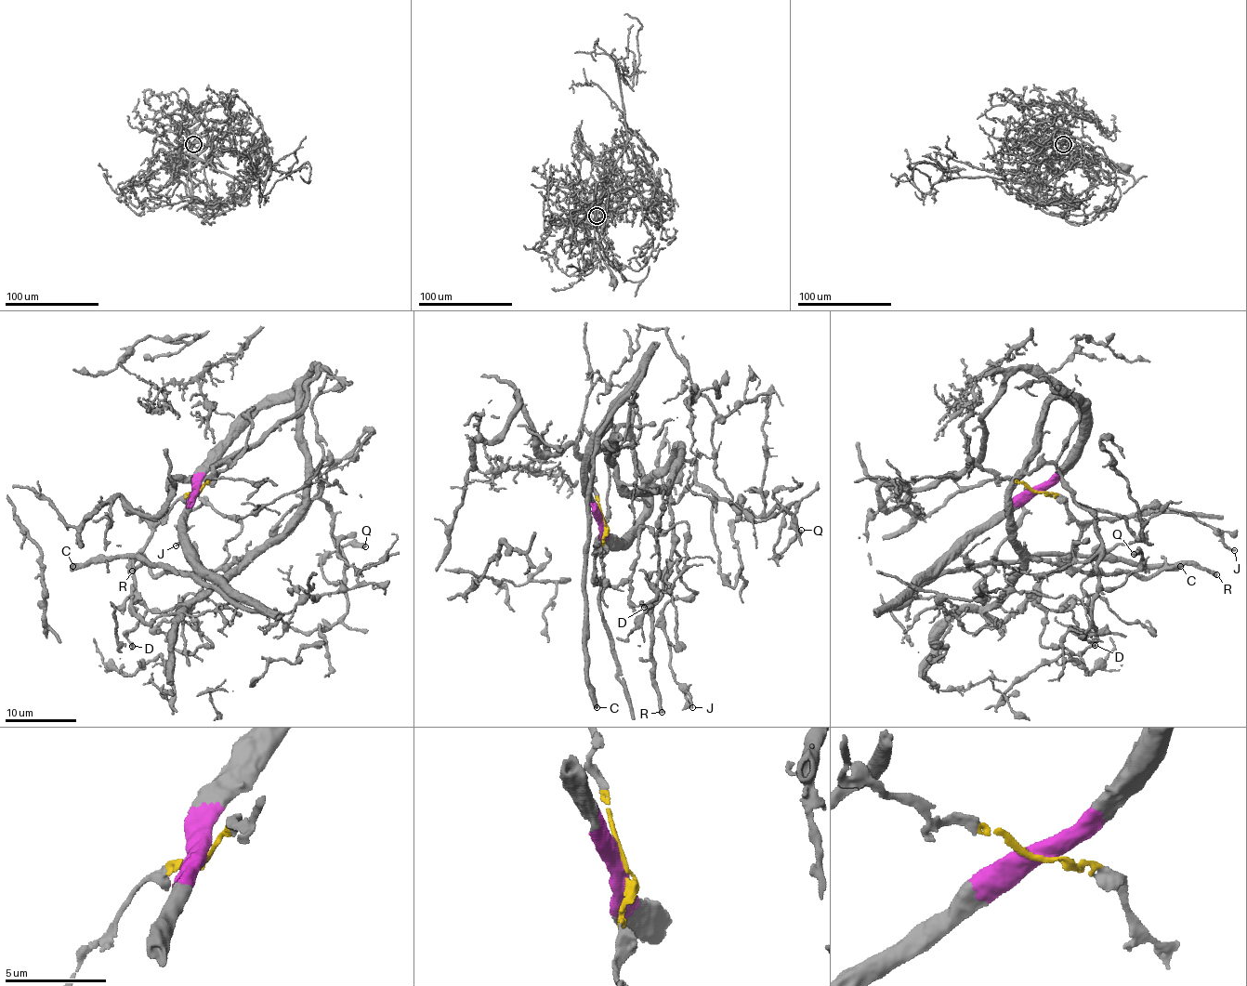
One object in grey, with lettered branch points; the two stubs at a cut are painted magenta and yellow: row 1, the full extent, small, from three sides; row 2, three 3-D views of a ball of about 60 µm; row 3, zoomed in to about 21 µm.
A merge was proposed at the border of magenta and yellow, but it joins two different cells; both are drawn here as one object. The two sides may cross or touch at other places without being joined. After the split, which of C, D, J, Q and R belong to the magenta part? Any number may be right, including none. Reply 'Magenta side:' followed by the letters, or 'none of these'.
Magenta side: C, D, J, Q, R

